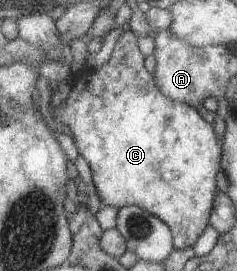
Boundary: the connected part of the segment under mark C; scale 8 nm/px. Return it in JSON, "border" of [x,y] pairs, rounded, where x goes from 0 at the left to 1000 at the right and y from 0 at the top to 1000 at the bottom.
{"border":[[[532,114],[515,122],[485,151],[473,192],[456,221],[426,240],[418,251],[316,251],[291,273],[295,288],[295,332],[291,351],[253,376],[241,391],[203,391],[203,417],[228,450],[245,450],[295,480],[300,513],[321,542],[325,561],[346,576],[346,583],[371,605],[380,624],[380,657],[397,686],[397,701],[414,734],[422,738],[422,764],[464,760],[464,768],[515,768],[519,760],[582,760],[599,768],[608,782],[658,797],[675,819],[692,819],[709,834],[722,867],[730,871],[726,908],[734,919],[793,915],[810,908],[827,882],[852,863],[852,849],[882,830],[878,797],[895,782],[895,723],[911,708],[911,635],[928,627],[928,539],[932,520],[903,498],[903,472],[895,461],[878,458],[869,443],[852,439],[835,413],[810,399],[797,384],[776,384],[772,376],[743,376],[743,369],[717,369],[700,354],[675,347],[675,332],[658,325],[650,310],[650,292],[641,288],[641,269],[616,258],[608,244],[608,207],[591,199],[582,185],[582,148],[578,129],[557,114]]]}

